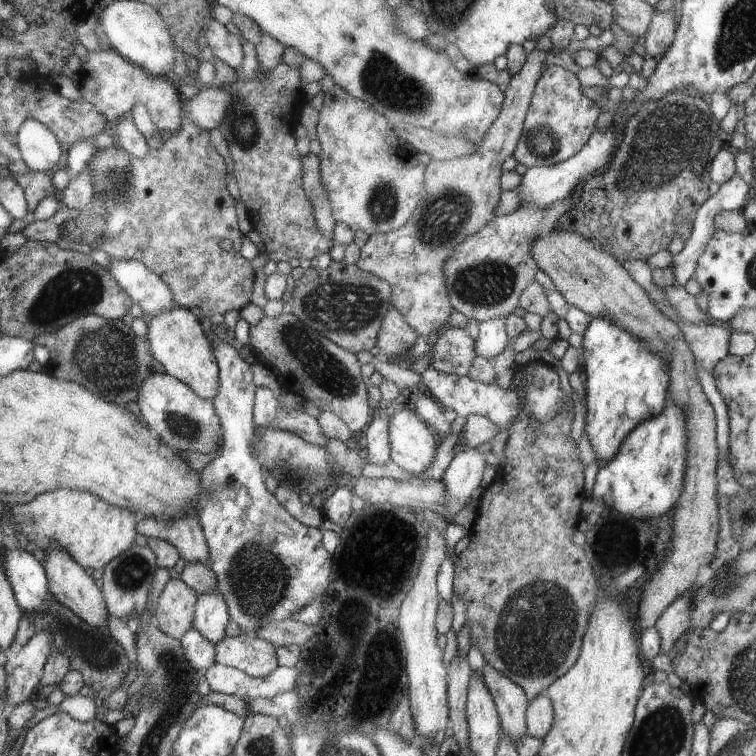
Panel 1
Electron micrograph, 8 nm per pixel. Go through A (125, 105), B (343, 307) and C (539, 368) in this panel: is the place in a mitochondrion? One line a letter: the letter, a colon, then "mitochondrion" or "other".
A: other
B: mitochondrion
C: other

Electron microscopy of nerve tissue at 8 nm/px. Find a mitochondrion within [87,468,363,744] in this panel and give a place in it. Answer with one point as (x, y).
(257, 579)

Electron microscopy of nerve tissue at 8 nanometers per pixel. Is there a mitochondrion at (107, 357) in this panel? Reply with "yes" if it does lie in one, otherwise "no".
yes

